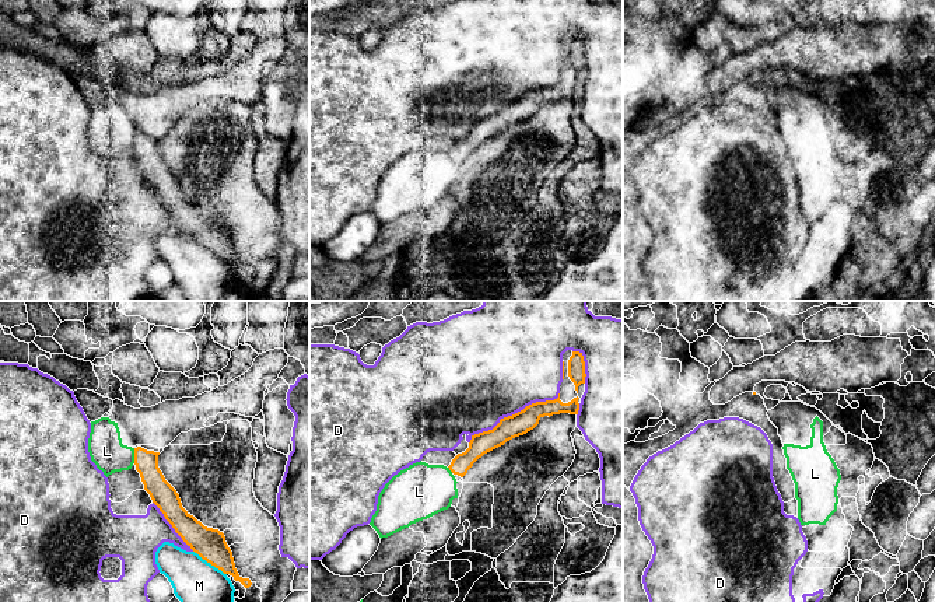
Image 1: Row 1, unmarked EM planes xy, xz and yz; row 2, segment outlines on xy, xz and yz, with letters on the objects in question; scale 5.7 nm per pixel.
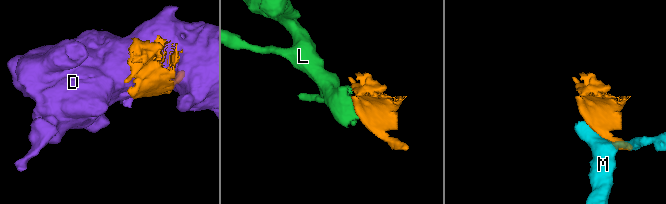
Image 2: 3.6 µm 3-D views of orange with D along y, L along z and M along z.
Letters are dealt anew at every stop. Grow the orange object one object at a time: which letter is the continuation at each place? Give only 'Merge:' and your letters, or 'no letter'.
Merge: no letter

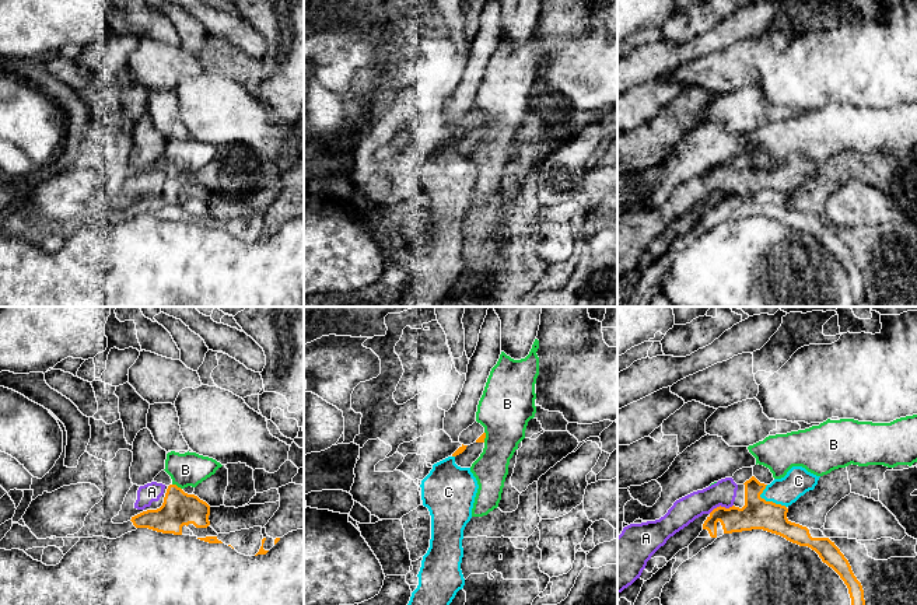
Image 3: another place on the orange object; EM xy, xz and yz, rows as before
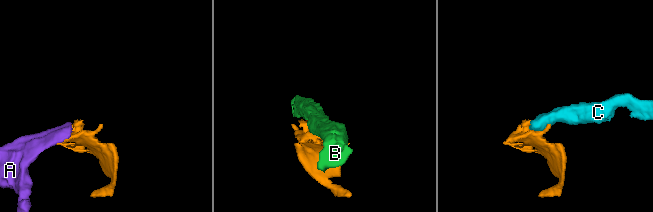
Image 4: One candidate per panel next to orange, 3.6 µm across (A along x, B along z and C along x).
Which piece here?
Merge: A, C

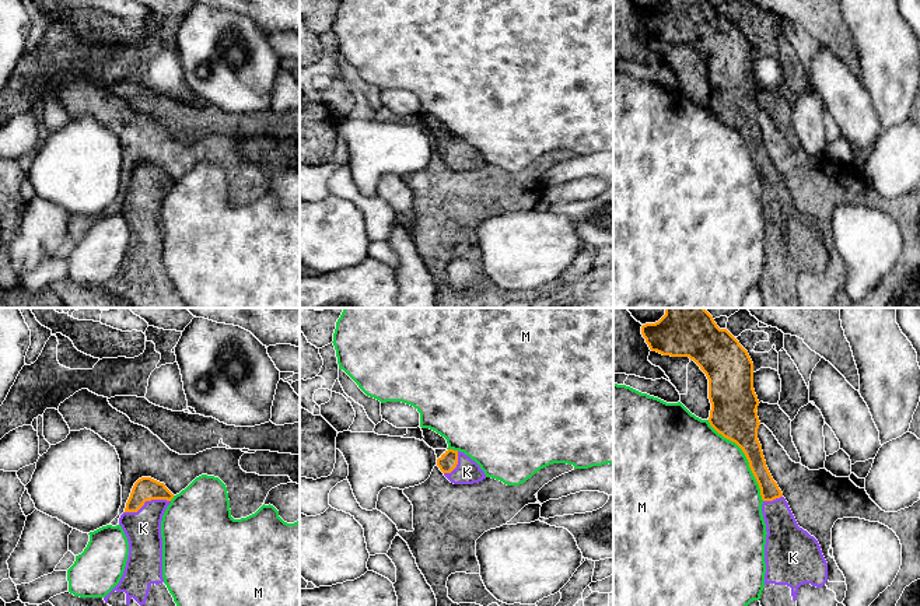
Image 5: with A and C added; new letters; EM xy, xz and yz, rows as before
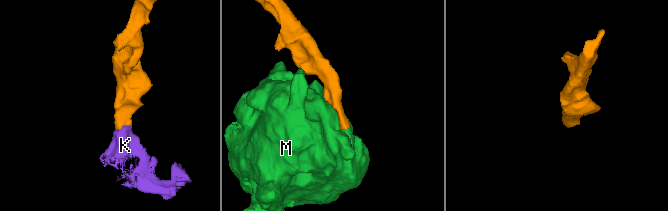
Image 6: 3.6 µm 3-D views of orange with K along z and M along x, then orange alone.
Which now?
Merge: K

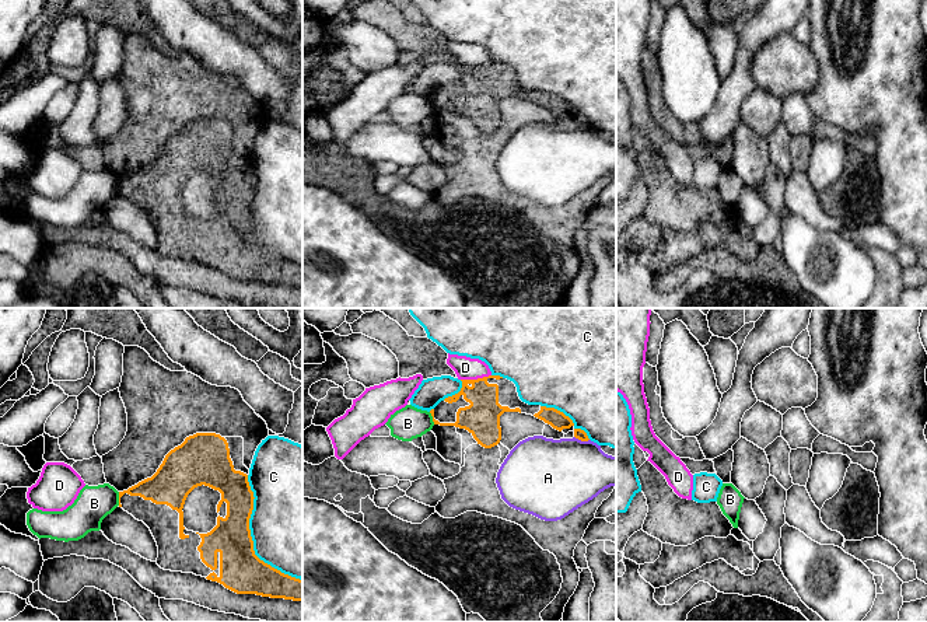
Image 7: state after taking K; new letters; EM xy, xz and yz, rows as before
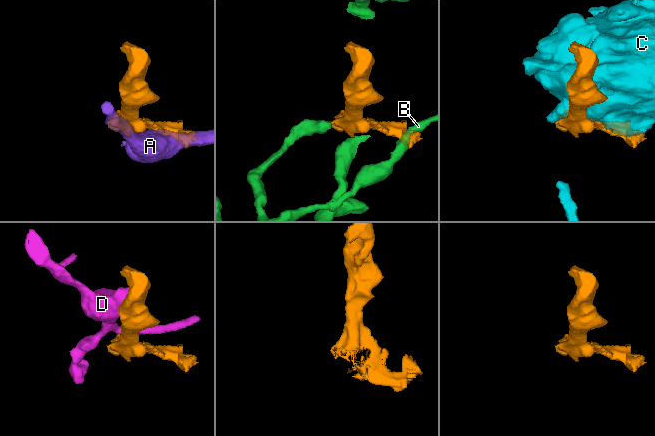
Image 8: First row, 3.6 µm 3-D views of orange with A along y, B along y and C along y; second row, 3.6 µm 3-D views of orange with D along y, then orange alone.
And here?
Merge: no letter

